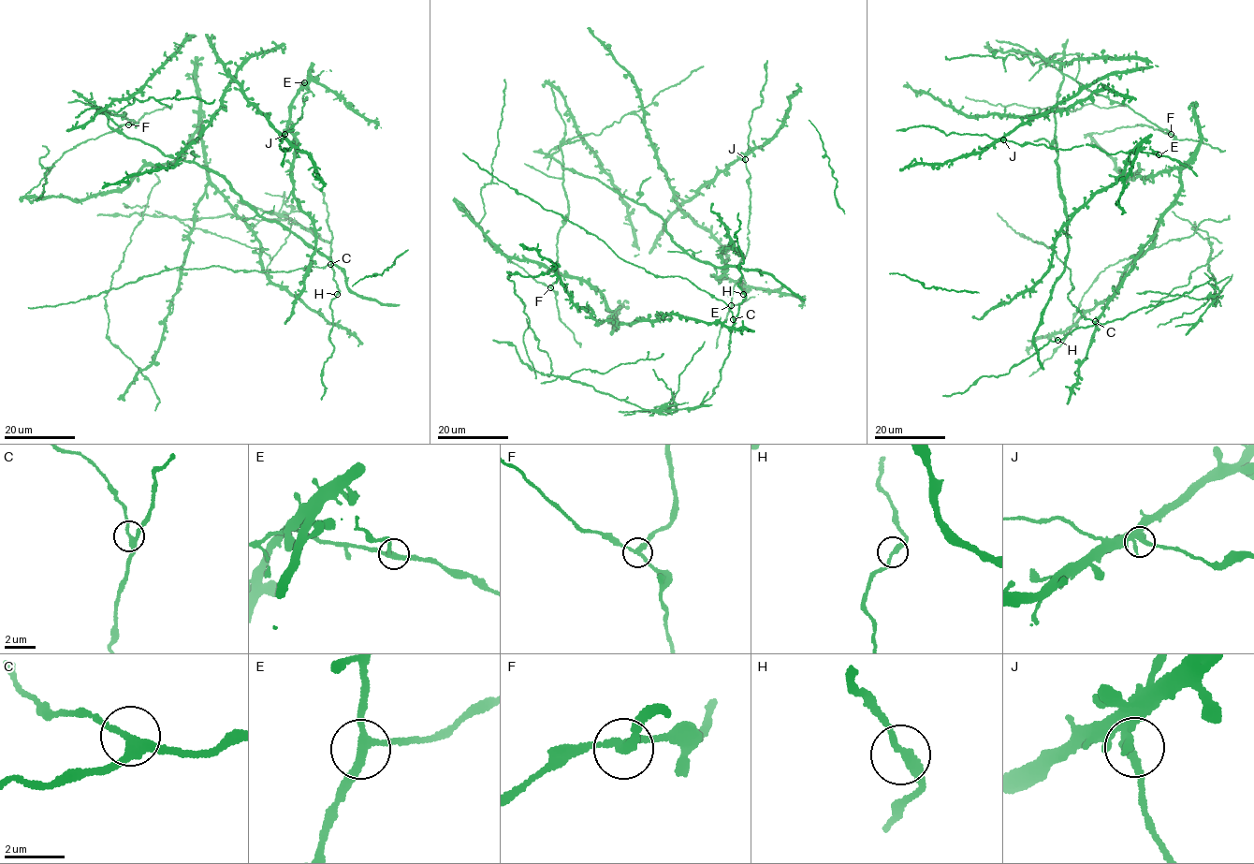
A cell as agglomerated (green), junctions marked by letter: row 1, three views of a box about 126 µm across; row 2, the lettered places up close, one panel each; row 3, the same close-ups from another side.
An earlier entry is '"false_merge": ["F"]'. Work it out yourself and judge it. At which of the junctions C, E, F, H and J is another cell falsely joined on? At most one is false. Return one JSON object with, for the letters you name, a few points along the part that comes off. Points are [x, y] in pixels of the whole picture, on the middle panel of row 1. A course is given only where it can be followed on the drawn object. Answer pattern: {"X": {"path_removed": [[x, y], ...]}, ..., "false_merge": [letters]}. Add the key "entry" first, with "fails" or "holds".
{"entry": "holds", "false_merge": ["F"]}

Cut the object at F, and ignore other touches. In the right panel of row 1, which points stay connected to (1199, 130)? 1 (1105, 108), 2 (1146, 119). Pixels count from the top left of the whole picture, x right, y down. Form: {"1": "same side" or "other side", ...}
{"1": "other side", "2": "other side"}

